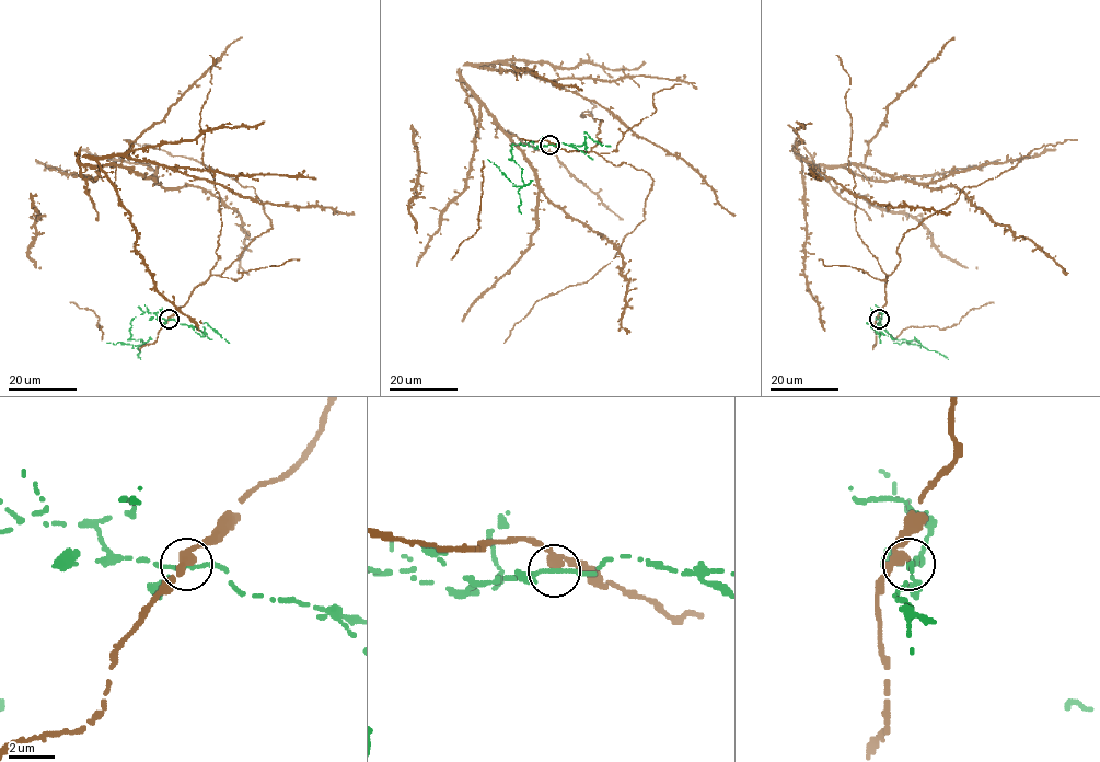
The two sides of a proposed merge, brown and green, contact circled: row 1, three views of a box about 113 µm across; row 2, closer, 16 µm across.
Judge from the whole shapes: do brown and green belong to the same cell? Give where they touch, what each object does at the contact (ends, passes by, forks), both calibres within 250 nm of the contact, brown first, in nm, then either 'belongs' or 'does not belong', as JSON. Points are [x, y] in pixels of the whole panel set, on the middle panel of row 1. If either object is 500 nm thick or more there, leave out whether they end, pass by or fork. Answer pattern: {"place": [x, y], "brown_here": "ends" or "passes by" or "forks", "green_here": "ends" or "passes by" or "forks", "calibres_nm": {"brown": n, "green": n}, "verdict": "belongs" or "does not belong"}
{"place": [550, 145], "brown_here": "passes by", "green_here": "forks", "calibres_nm": {"brown": 320, "green": 150}, "verdict": "does not belong"}

